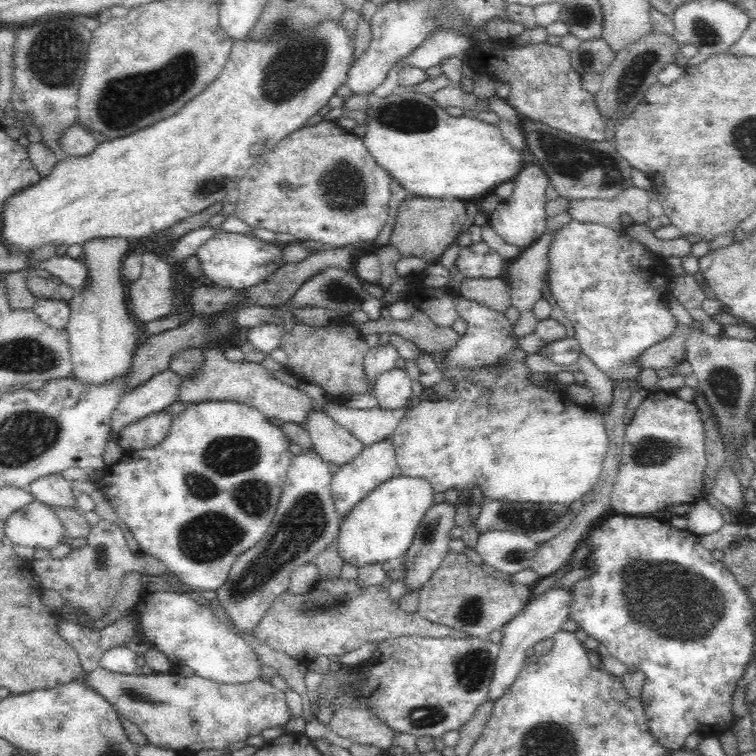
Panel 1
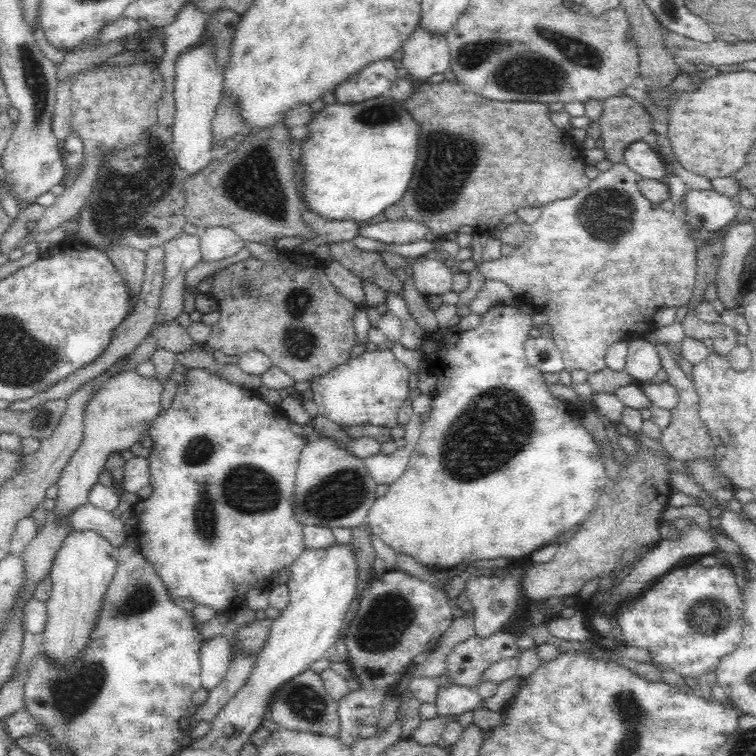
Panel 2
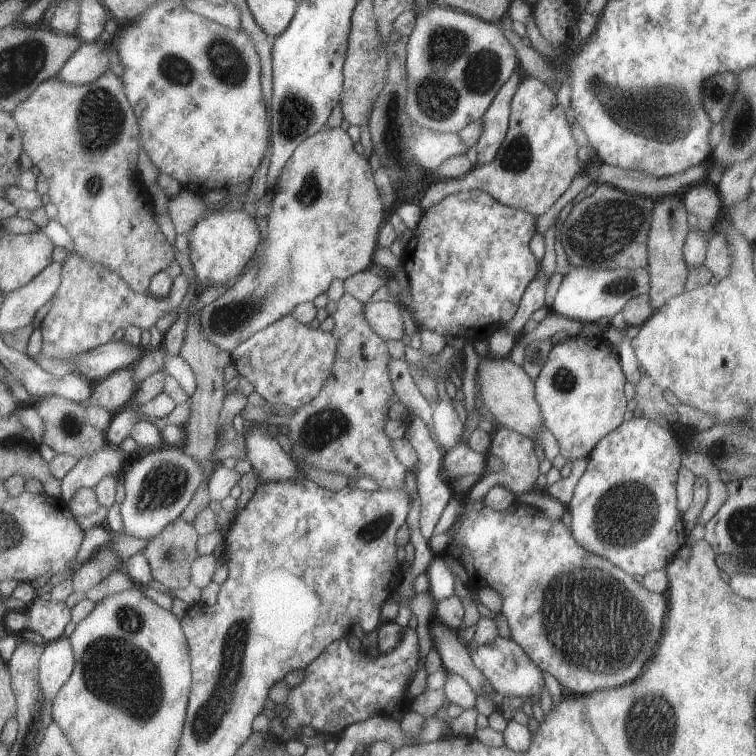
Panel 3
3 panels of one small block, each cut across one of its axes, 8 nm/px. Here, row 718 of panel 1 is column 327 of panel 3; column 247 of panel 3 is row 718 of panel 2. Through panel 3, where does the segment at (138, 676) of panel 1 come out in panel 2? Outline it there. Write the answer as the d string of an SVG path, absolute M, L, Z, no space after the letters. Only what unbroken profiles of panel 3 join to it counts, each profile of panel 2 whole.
M311 668L300 672L300 674L294 678L290 678L284 686L278 688L278 692L274 694L272 704L270 704L268 712L266 712L266 715L267 714L276 724L279 724L282 729L326 734L337 739L338 734L340 734L338 702L328 694L319 673L314 672Z

